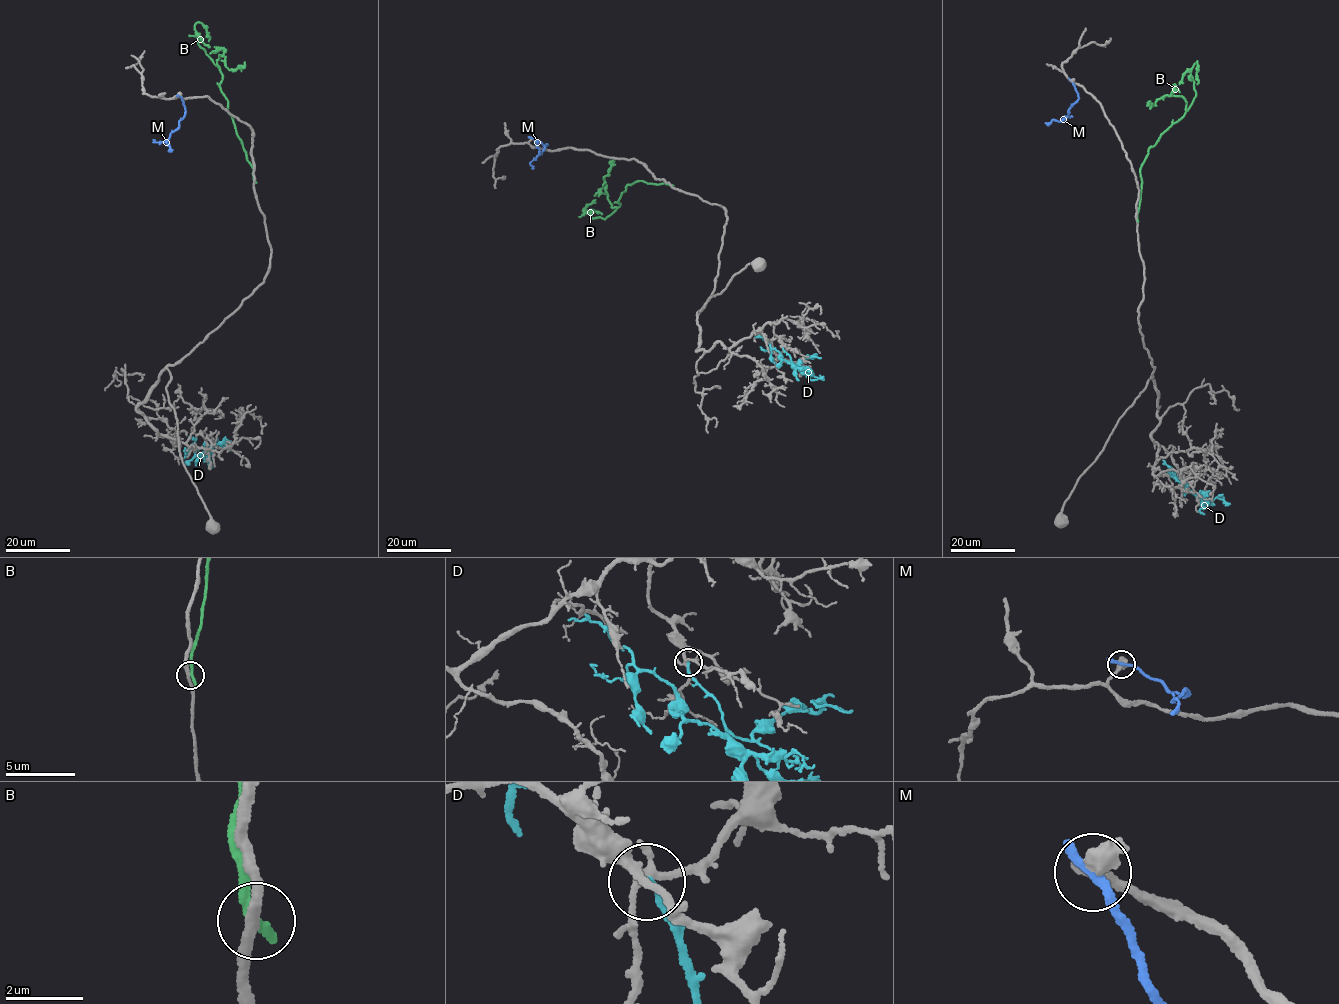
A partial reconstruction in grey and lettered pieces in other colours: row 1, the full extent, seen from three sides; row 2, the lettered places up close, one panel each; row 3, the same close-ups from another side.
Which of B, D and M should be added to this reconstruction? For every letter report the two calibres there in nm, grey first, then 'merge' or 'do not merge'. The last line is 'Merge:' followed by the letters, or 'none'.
B: calibres 240 and 320 nm; do not merge
D: calibres 200 and 170 nm; do not merge
M: calibres 600 and 320 nm; do not merge
Merge: none

